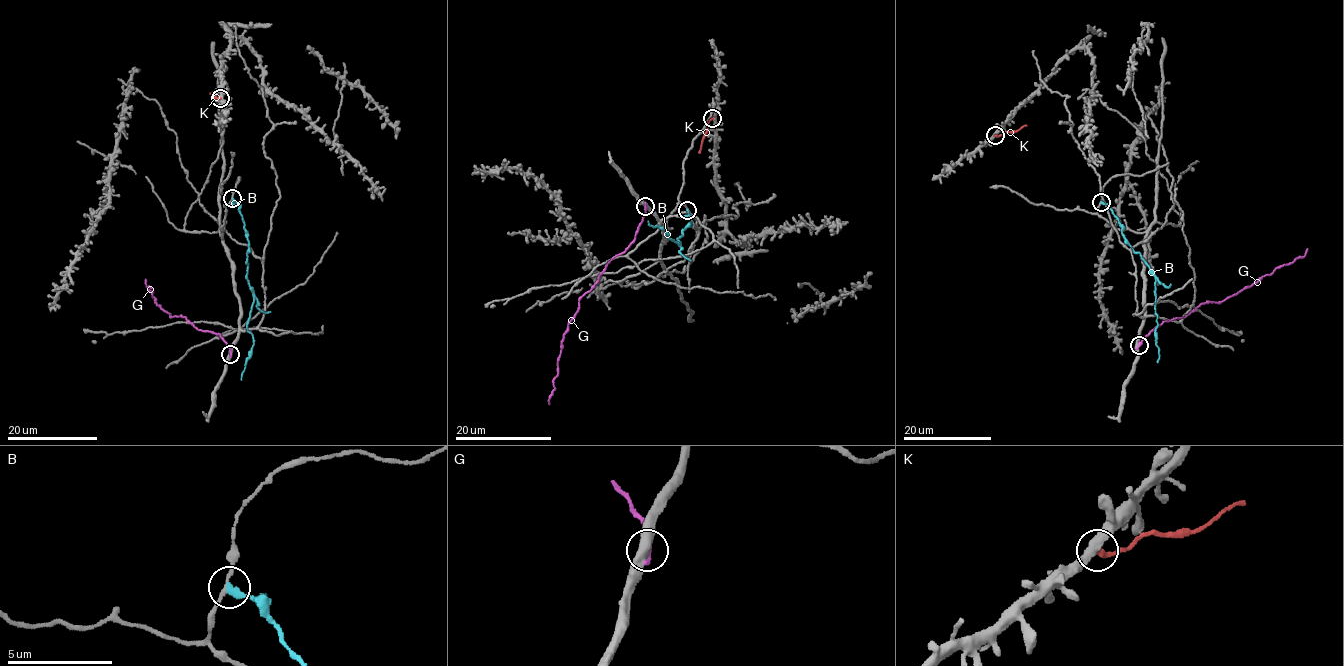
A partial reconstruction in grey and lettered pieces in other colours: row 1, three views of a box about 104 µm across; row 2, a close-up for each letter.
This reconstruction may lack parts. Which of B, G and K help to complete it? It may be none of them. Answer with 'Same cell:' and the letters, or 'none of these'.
Same cell: none of these

